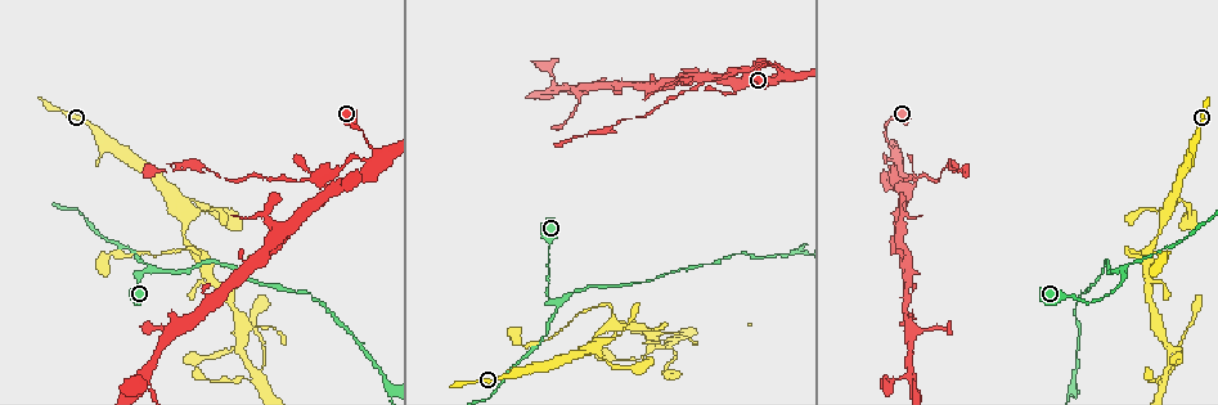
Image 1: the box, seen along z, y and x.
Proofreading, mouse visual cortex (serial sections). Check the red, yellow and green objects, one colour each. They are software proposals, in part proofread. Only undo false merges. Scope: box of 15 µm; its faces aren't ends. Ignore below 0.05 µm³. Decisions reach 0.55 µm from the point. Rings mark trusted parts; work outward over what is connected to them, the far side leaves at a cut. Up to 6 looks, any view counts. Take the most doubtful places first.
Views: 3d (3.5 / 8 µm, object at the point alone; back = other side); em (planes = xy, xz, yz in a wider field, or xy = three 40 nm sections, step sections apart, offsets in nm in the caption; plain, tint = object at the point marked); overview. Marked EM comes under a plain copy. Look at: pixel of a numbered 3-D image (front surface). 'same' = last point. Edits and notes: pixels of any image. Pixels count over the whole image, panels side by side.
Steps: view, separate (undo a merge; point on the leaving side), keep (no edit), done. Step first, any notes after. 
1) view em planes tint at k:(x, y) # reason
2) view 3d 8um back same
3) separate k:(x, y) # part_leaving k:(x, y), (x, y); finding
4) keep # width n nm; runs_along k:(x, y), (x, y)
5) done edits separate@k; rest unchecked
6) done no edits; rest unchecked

view 3d 3.5um at 1:(615, 325) # three-way junction

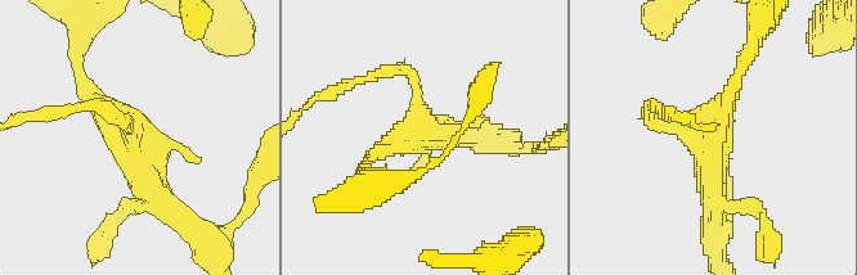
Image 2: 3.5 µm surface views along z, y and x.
view em xy step 3 tint at 2:(713, 139) # shape alone is not enough

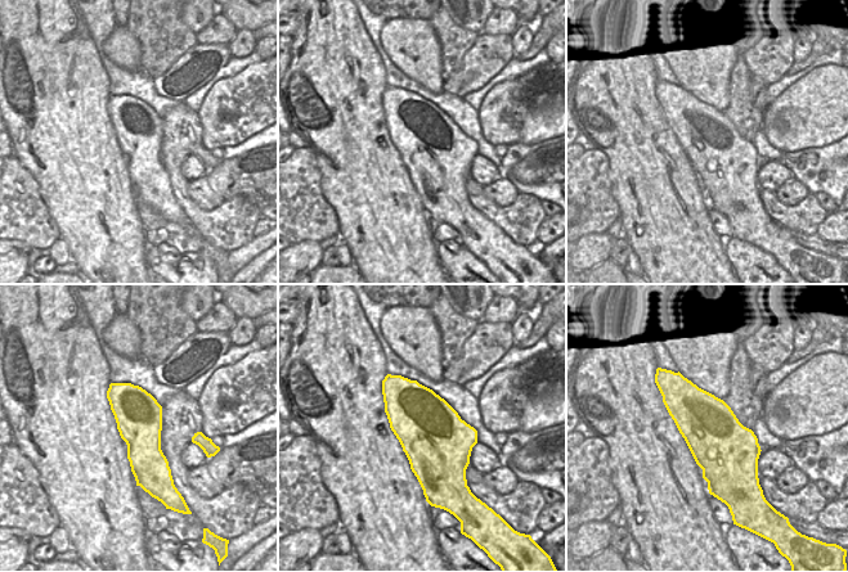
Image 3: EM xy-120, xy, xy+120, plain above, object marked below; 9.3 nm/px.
keep # runs_along 2:(80, 72), (171, 211); all the same cell

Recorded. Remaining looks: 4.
view 3d 3.5um back at 1:(1167, 374) # abrupt turn

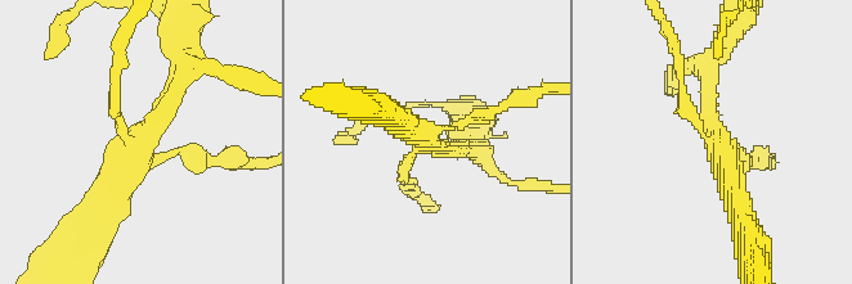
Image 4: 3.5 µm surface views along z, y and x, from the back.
view em xy step 3 tint at 4:(421, 141) # arms 4; arm_widths 150, 150, 200, 350 nm

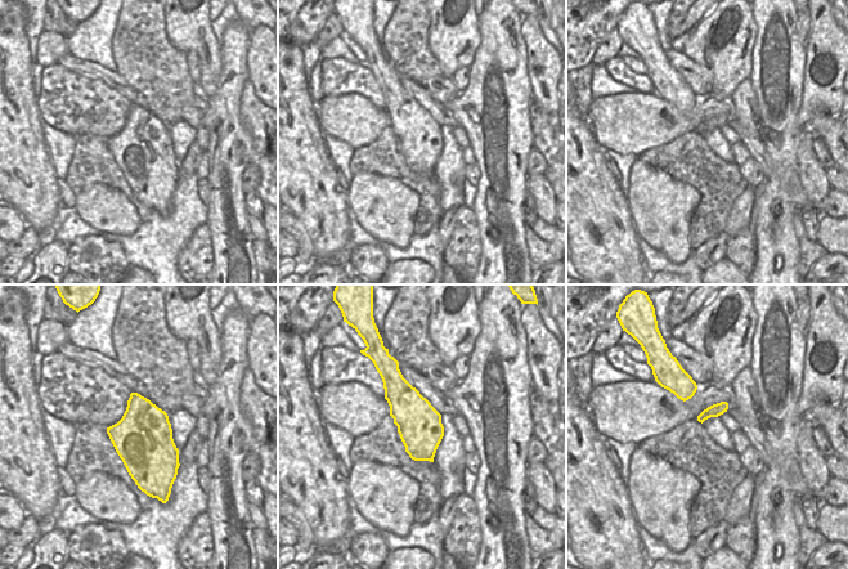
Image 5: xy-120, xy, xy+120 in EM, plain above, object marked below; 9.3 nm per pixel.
keep # runs_along 4:(182, 71), (95, 213); all the same cell

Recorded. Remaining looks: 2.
view 3d 3.5um at 1:(344, 163)

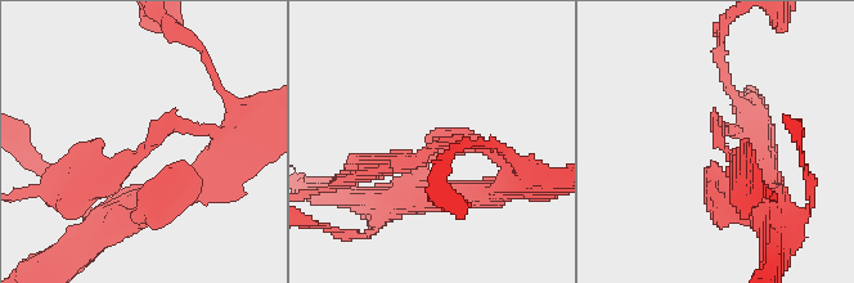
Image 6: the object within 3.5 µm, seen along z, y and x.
view em xy step 2 tint at 6:(435, 145) # arm_widths 150, 250 nm; now the EM

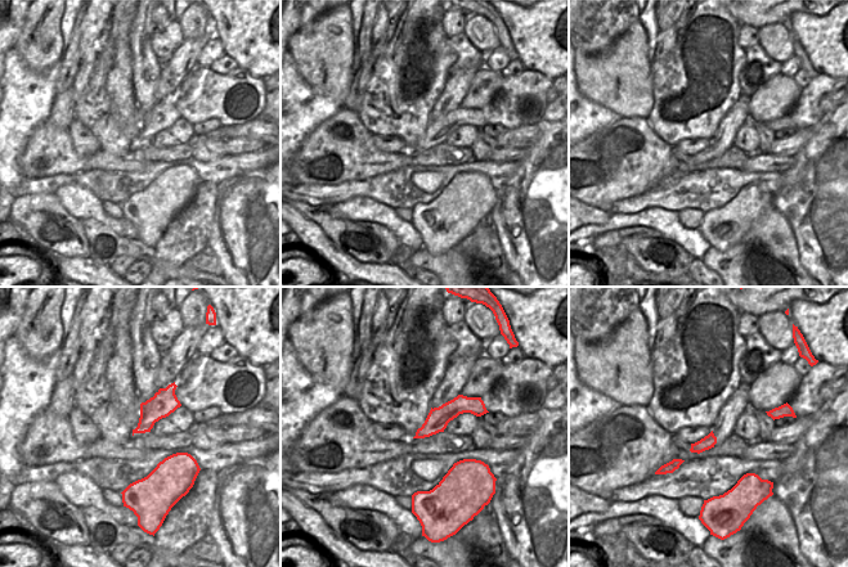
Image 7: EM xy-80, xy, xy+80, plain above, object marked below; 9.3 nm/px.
keep # runs_along 6:(220, 133), (172, 124), (82, 188); all the same cell

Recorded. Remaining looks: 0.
done no edits; rest unchecked

